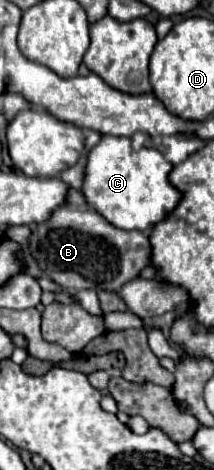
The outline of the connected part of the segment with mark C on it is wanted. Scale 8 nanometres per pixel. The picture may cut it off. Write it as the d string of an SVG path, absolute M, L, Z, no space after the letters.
M104 135L100 143L90 149L82 191L88 205L106 217L114 227L148 231L156 223L164 221L182 201L182 193L168 179L170 171L172 163L168 163L160 151L142 147L136 153L130 147L128 137Z

